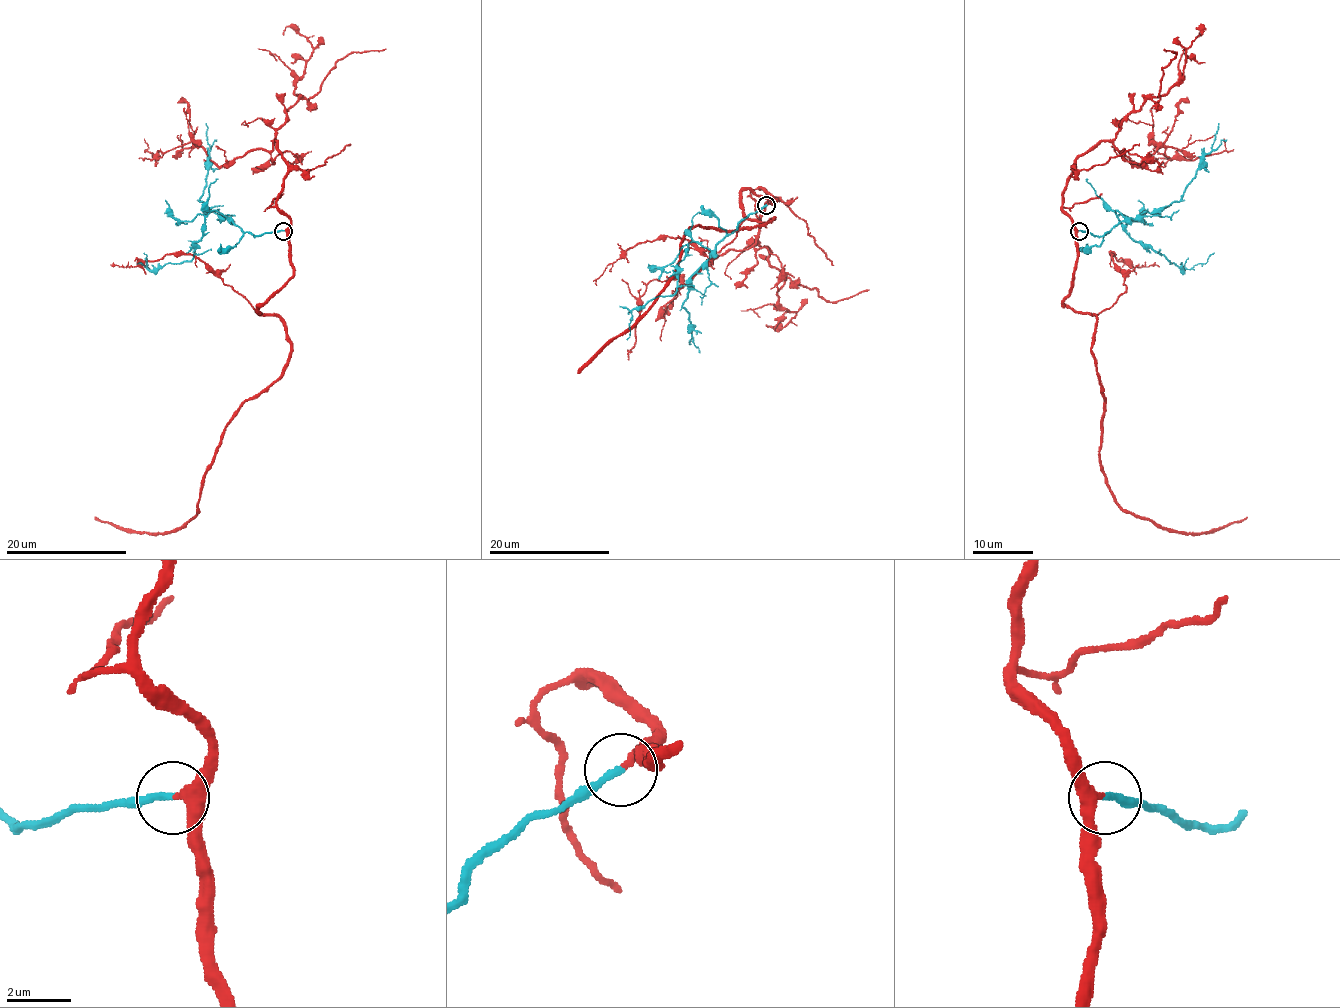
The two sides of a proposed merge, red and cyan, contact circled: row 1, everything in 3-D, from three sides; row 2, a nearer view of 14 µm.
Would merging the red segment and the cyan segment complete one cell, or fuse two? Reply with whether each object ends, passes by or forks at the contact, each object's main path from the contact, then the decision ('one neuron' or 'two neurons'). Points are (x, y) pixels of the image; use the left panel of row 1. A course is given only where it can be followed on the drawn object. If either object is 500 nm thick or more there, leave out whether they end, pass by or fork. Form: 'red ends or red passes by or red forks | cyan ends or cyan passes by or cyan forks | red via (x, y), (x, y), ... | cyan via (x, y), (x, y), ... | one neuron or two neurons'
red passes by | cyan ends | red via (284, 229), (293, 275), (258, 306), (284, 326), (290, 359), (225, 428), (198, 511), (150, 532), (94, 517) | cyan via (284, 231), (254, 235), (214, 210), (205, 217), (205, 228), (195, 241), (189, 261), (150, 270), (144, 252) | one neuron

